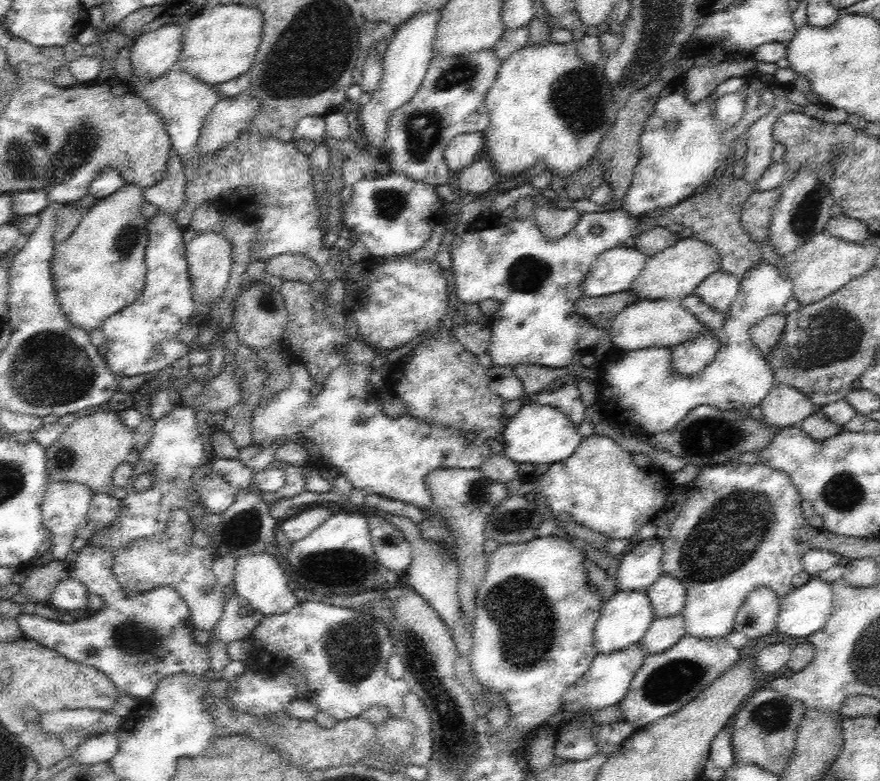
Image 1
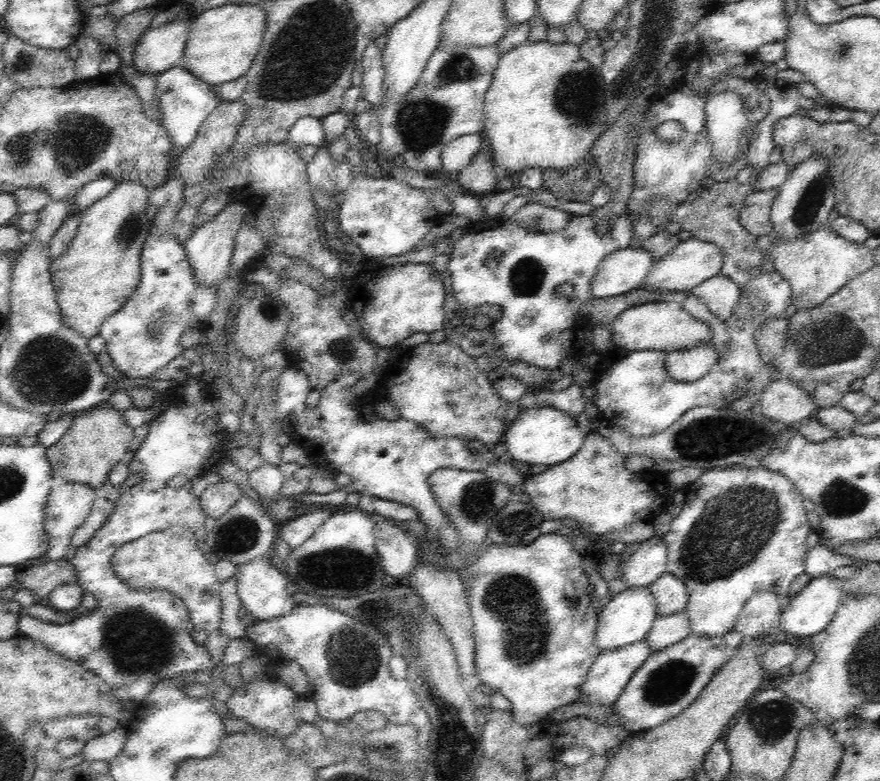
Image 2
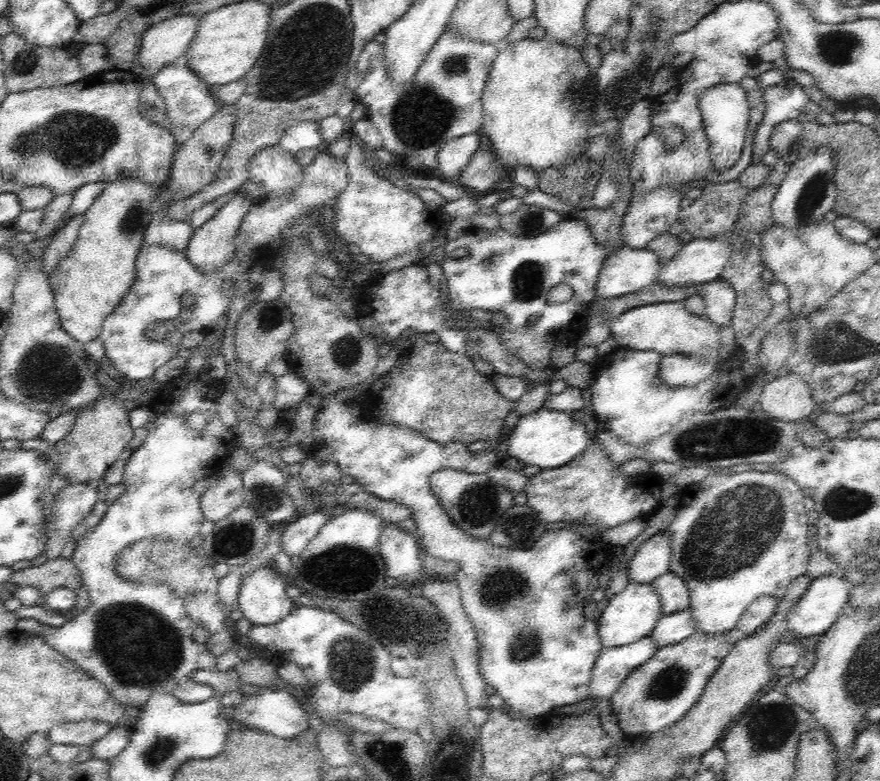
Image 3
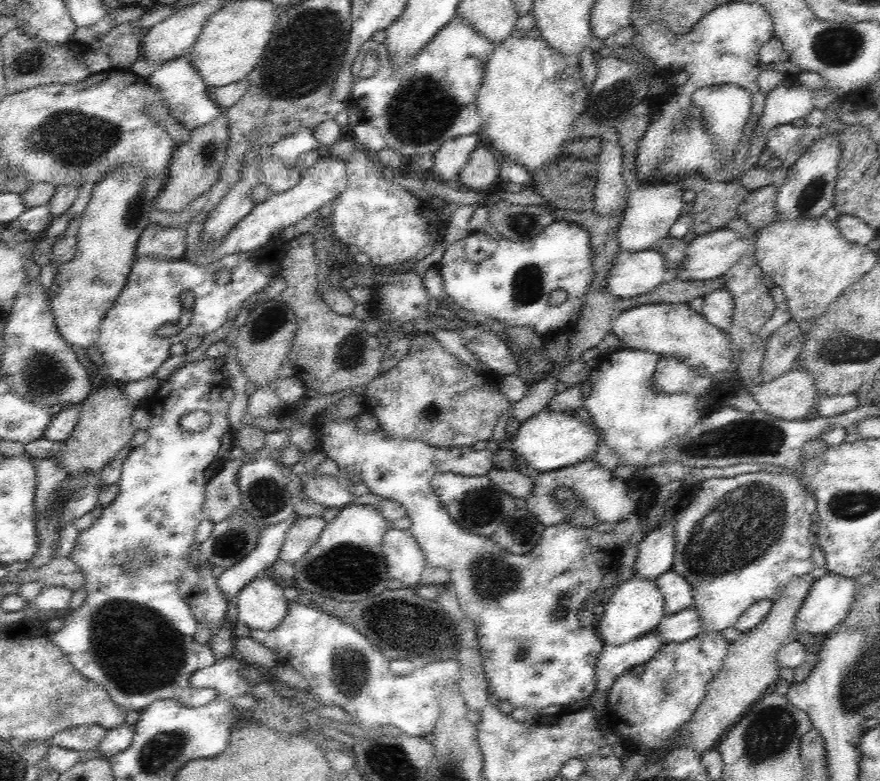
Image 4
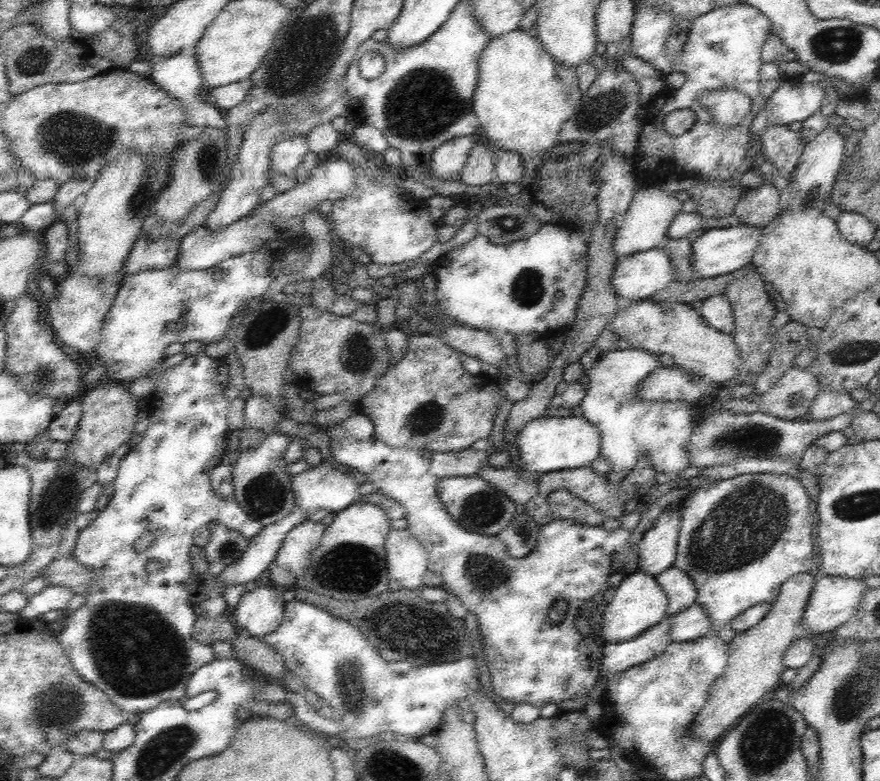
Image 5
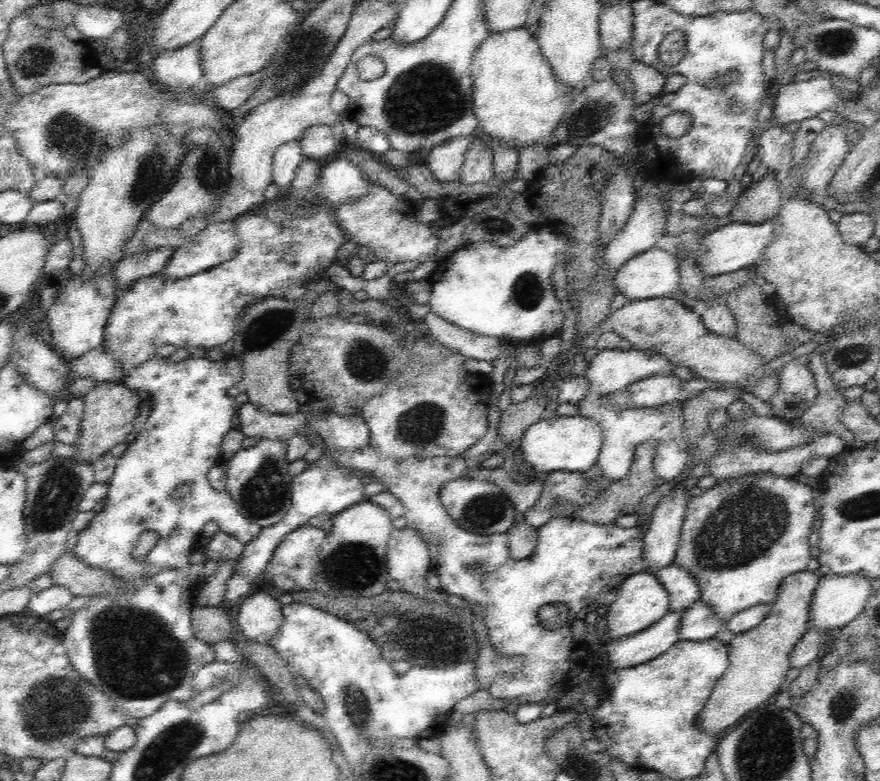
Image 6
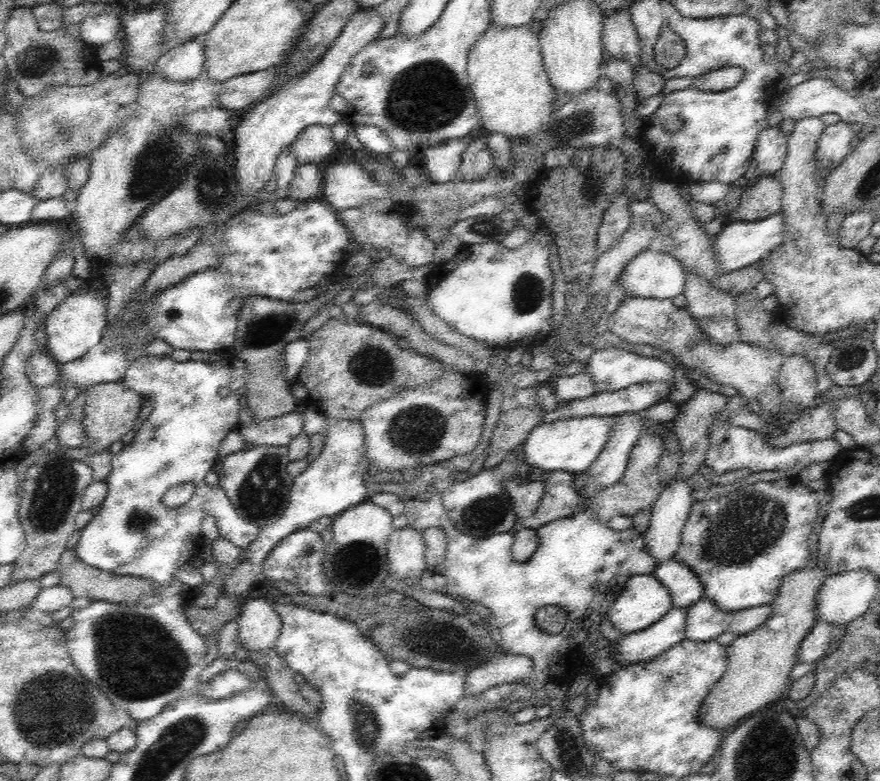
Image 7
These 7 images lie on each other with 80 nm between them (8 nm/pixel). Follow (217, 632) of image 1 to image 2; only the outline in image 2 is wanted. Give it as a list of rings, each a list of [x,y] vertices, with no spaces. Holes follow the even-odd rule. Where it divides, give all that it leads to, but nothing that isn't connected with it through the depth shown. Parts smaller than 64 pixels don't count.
[[[232,577],[221,583],[219,594],[222,603],[219,632],[228,640],[242,639],[248,626],[238,616],[243,604],[237,593],[236,579]]]

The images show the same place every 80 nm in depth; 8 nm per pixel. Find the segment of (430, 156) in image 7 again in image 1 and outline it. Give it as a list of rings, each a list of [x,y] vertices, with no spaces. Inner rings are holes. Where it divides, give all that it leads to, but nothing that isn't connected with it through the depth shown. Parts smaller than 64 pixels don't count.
[[[482,132],[462,133],[455,136],[446,146],[445,160],[452,174],[456,175],[474,163],[478,152],[484,150]]]

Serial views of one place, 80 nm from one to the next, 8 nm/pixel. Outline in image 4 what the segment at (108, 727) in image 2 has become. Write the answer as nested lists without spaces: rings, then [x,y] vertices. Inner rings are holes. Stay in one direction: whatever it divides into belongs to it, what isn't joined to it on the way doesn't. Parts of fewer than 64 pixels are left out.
[[[86,724],[60,730],[47,742],[50,745],[58,745],[62,748],[71,748],[82,752],[96,749],[106,733],[107,730],[103,726]]]

